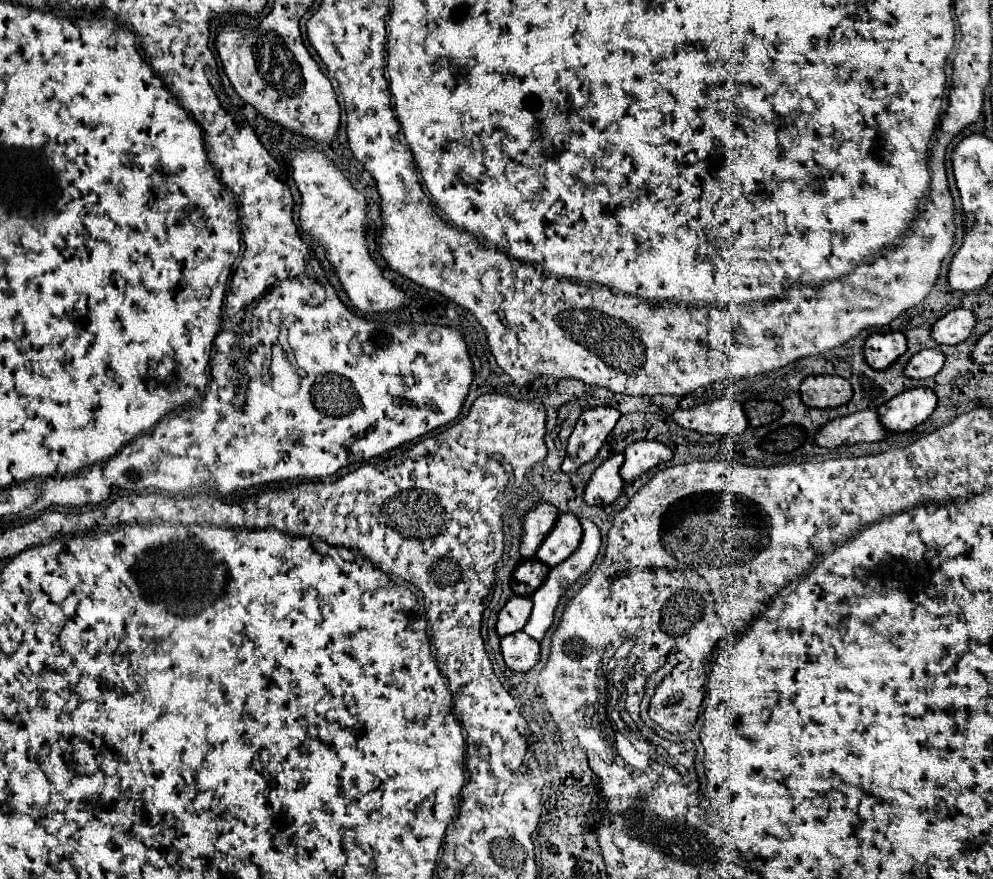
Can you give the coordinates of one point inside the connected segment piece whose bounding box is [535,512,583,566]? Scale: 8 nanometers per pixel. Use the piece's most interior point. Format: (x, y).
(564, 537)

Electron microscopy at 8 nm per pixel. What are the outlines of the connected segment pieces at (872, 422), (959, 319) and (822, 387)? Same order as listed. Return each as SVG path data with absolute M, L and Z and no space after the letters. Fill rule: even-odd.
M875 410L853 412L843 418L829 420L815 434L815 444L823 448L835 448L841 444L859 444L859 442L879 442L887 436L887 430L881 426Z
M951 310L941 316L931 328L931 338L937 344L959 344L975 328L975 314L971 310Z
M809 376L801 384L801 400L811 408L837 408L851 396L851 384L841 376Z

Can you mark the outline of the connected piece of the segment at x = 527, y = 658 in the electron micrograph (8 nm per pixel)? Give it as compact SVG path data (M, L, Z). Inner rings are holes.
M515 632L501 638L501 652L511 670L525 672L539 660L539 642L529 638L525 632Z

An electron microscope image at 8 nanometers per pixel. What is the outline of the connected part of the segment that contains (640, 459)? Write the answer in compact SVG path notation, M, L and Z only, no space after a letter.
M639 440L639 442L629 444L625 448L623 456L625 456L625 462L621 466L621 476L625 482L633 482L635 478L645 474L647 470L671 460L673 452L661 442Z

